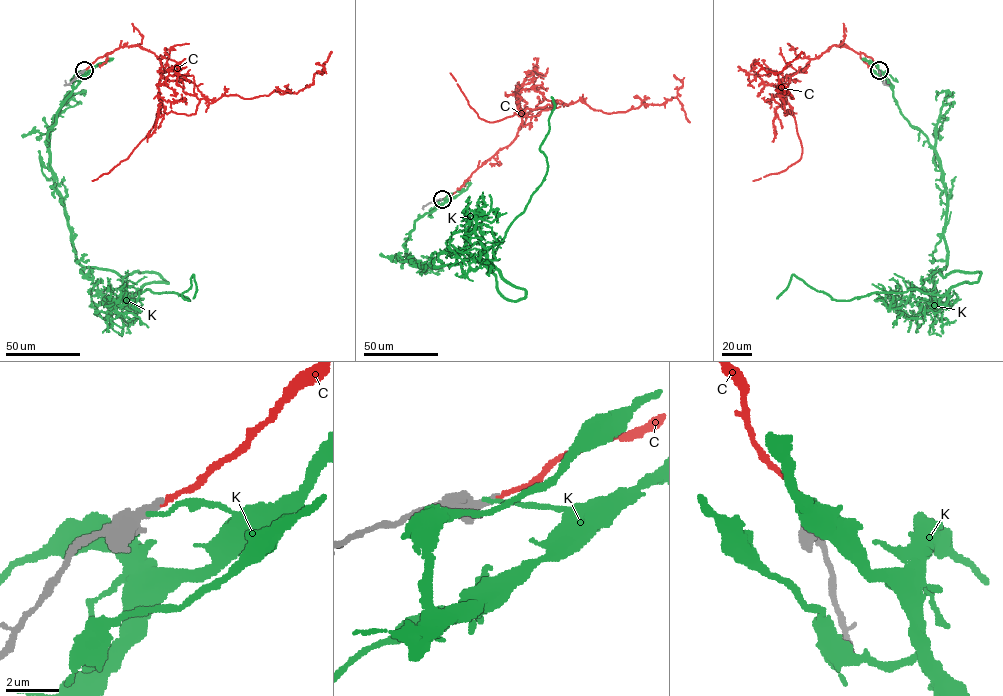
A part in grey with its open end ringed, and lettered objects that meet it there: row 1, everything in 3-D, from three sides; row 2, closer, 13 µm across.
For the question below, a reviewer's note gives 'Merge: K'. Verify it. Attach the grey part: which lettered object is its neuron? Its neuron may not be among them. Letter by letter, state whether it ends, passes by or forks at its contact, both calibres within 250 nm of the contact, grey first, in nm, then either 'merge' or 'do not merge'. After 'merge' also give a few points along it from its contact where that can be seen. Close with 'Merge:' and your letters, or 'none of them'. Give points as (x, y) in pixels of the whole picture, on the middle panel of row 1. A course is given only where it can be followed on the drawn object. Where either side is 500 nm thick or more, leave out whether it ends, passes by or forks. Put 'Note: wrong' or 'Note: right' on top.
Note: wrong
C: it ends there; 280 nm thick on the grey side, 150 nm on the other; merge; it runs (442, 199), (513, 141), (520, 106), (538, 116), (581, 97), (611, 113), (676, 97), (689, 122)
K: 500 nm thick on the grey side, 150 nm on the other; do not merge
Merge: C

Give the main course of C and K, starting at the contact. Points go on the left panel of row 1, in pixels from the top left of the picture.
C: (84, 70), (138, 45), (160, 59), (163, 78), (188, 80), (212, 103), (223, 94), (296, 93), (331, 52)
K: (83, 70), (47, 138), (80, 271), (109, 300), (148, 289), (189, 300), (182, 294), (193, 275), (193, 298)

